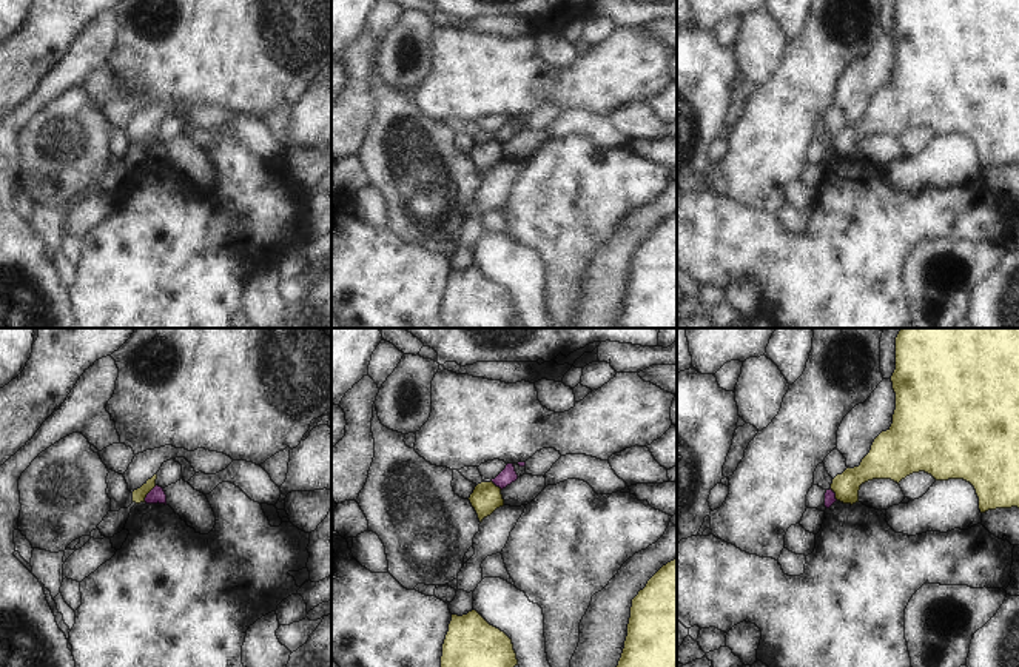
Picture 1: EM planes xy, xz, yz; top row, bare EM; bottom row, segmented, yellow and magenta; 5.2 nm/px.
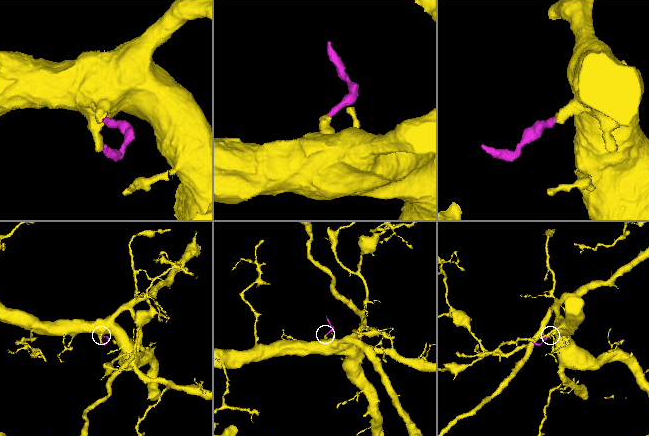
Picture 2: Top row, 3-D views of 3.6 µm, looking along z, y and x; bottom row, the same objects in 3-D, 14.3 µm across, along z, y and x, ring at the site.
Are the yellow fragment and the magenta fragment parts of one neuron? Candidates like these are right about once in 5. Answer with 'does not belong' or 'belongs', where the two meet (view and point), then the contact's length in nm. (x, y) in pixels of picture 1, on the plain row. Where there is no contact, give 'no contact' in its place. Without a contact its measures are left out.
does not belong; contact xy (148, 147); length 110 nm

